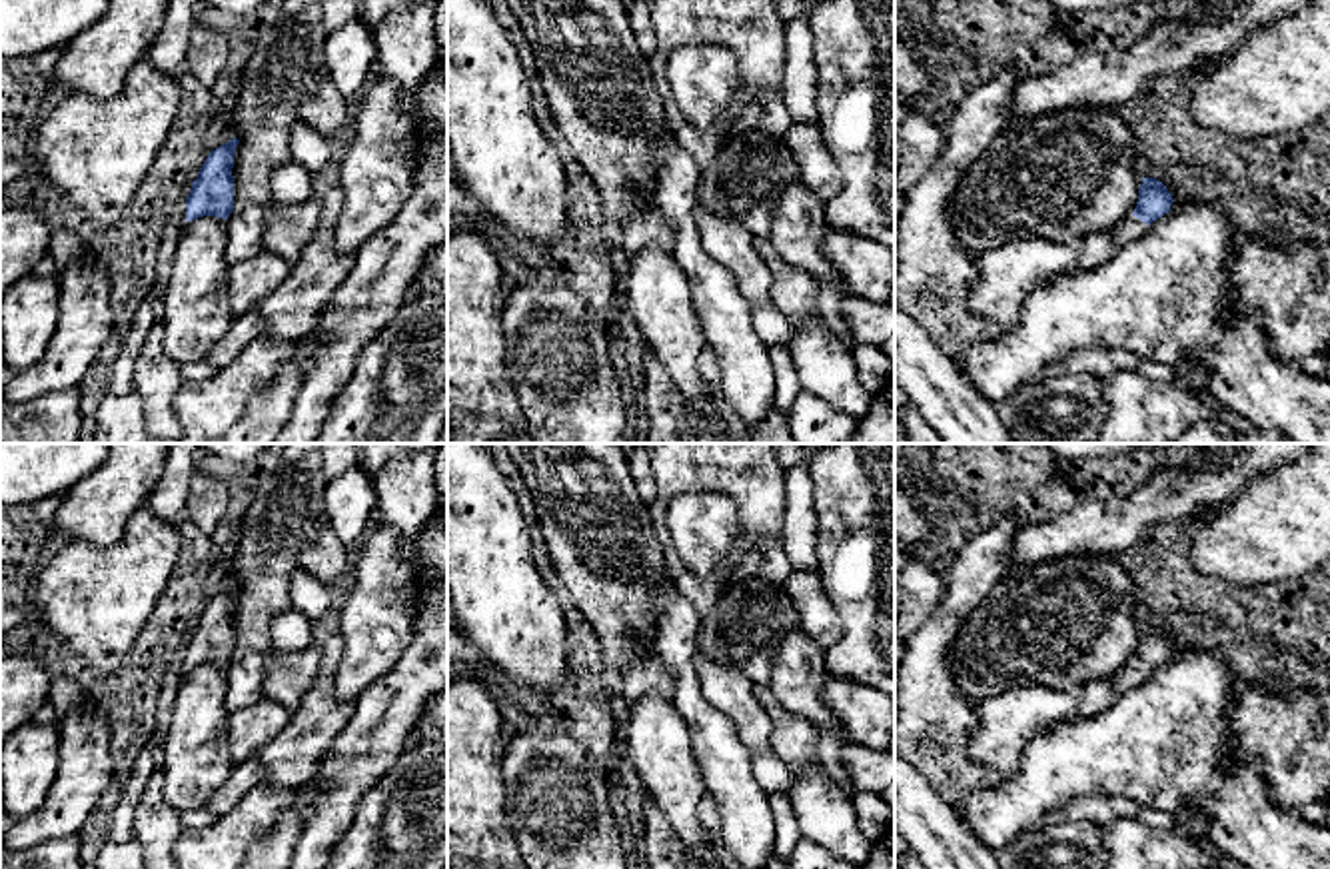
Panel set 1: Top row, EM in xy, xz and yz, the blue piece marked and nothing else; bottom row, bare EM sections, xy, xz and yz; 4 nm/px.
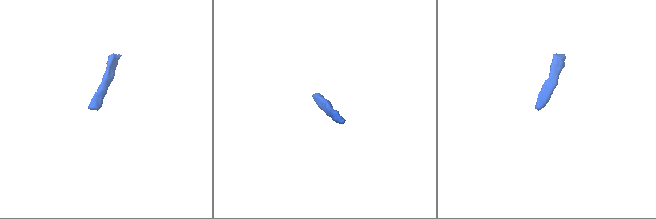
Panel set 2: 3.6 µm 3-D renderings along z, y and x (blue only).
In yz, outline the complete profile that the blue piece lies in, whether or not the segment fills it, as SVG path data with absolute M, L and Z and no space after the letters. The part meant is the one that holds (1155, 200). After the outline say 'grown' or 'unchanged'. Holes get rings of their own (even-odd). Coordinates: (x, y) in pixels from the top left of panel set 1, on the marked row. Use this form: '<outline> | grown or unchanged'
M1142 178L1134 212L1106 232L1082 238L1082 250L1072 274L1098 268L1112 260L1126 244L1144 236L1152 222L1170 212L1172 194L1156 178Z | grown

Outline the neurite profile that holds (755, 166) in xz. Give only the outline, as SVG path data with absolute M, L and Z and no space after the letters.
M747 132L721 146L719 190L753 236L769 238L771 214L781 190L799 176L793 152L781 136Z

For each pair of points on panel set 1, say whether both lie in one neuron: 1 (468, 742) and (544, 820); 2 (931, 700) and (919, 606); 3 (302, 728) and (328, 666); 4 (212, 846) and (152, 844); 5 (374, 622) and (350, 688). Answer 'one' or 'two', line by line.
1: two
2: two
3: one
4: two
5: one

